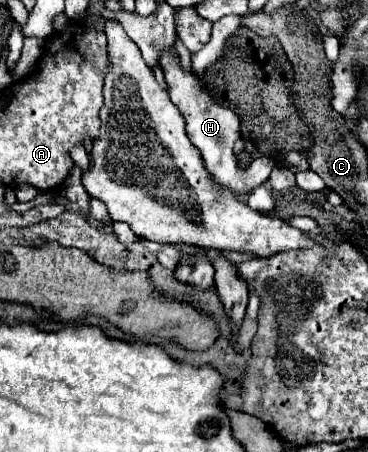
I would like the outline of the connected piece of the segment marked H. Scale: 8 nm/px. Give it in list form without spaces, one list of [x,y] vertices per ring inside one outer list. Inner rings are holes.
[[[162,50],[160,54],[160,66],[164,72],[164,80],[168,84],[168,94],[172,102],[178,106],[186,120],[186,132],[190,142],[200,150],[204,166],[214,174],[214,182],[222,182],[222,186],[230,186],[234,194],[246,194],[252,188],[258,188],[264,184],[274,168],[274,160],[256,160],[248,170],[238,168],[236,156],[232,152],[234,142],[240,138],[240,118],[226,106],[218,102],[216,92],[210,86],[204,86],[204,82],[194,74],[186,72],[182,68],[180,56],[174,50]]]

